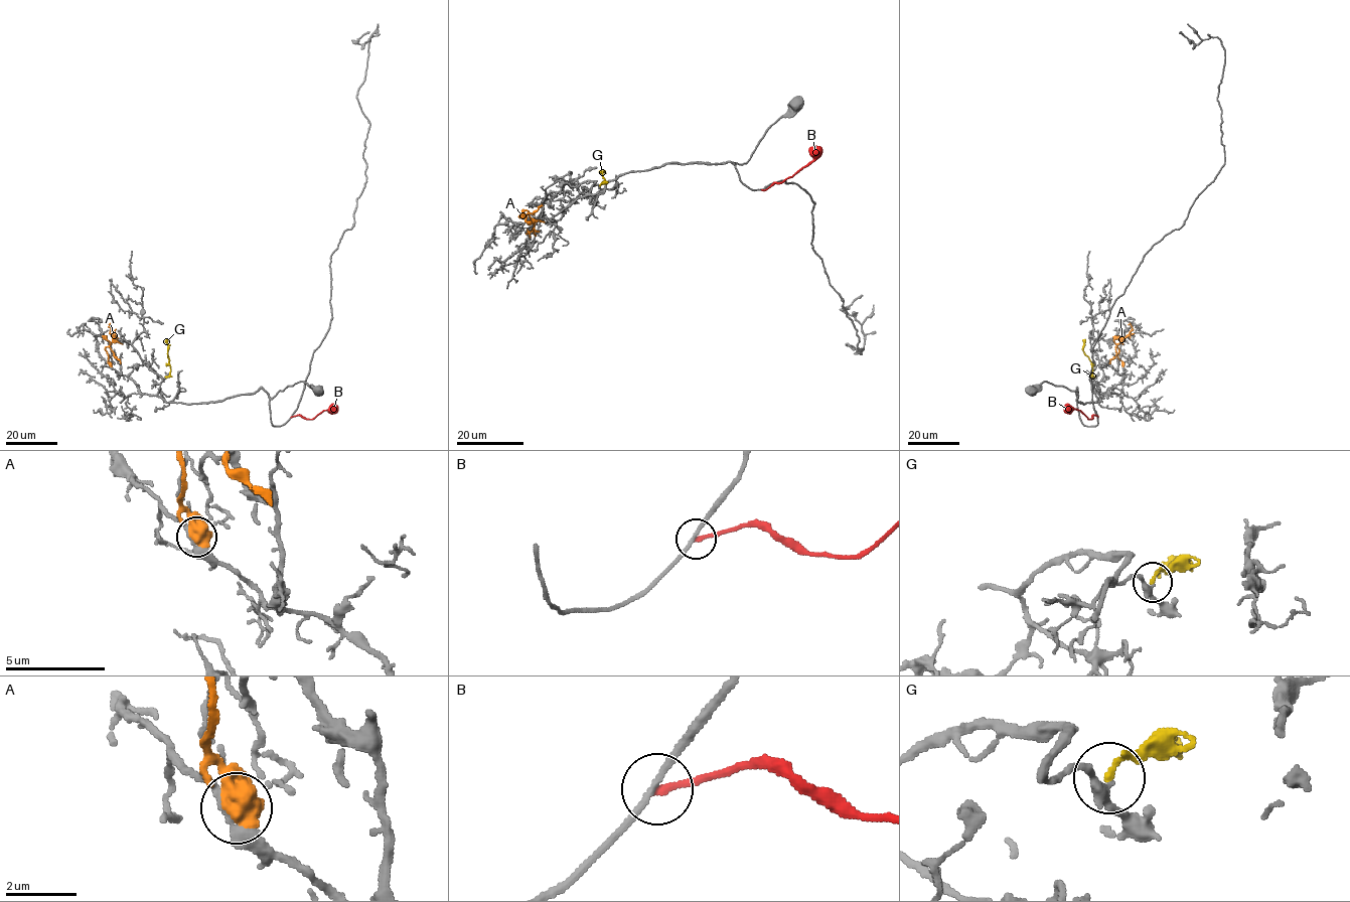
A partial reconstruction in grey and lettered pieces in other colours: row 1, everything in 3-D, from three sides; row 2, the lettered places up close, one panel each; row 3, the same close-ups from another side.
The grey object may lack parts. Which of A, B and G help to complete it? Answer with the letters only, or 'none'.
none

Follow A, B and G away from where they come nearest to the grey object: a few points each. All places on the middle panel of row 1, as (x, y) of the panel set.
A: (528, 222), (526, 215), (522, 217), (523, 214), (530, 216), (534, 229), (528, 234), (529, 231)
B: (762, 189), (791, 177), (807, 165), (818, 146)
G: (600, 185), (606, 183), (603, 170), (601, 174)

